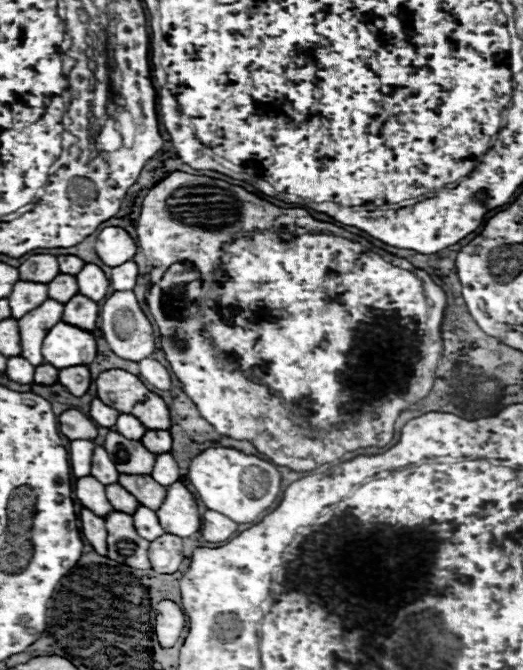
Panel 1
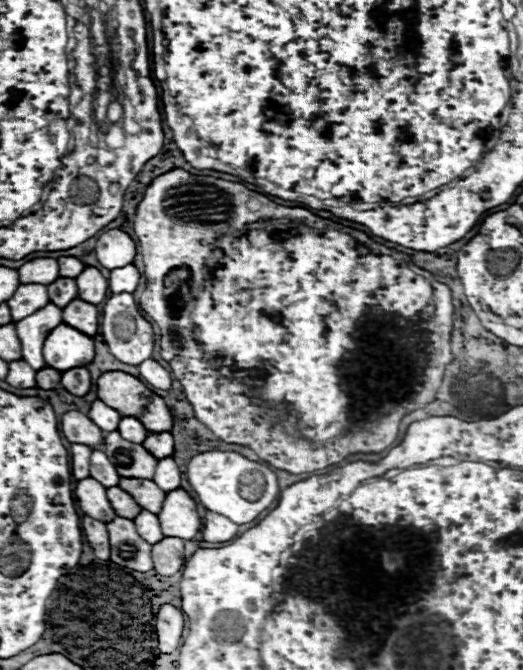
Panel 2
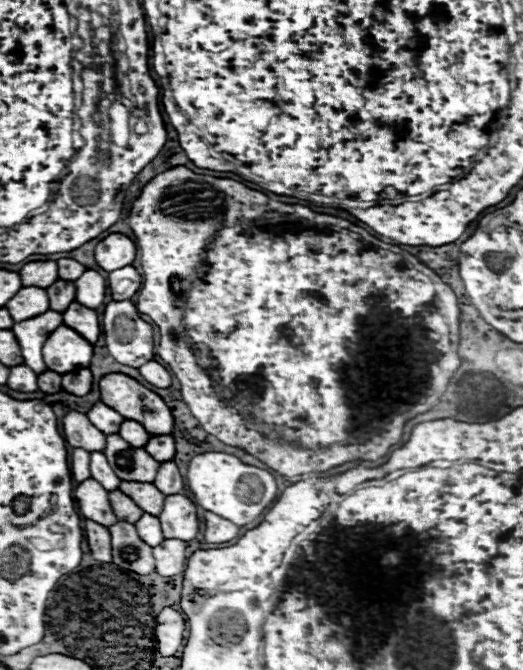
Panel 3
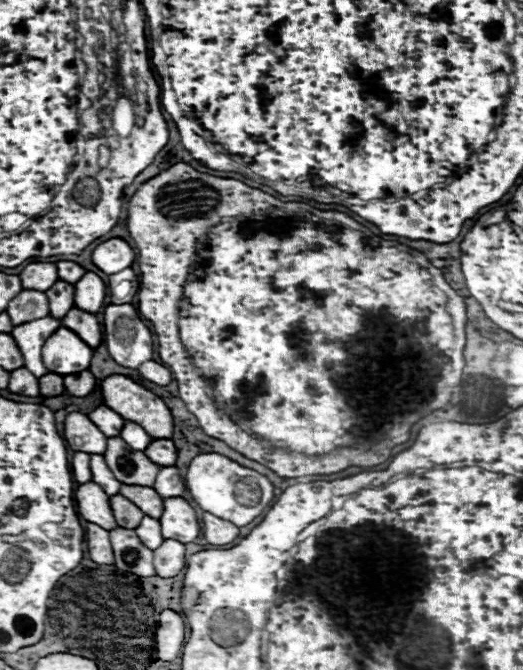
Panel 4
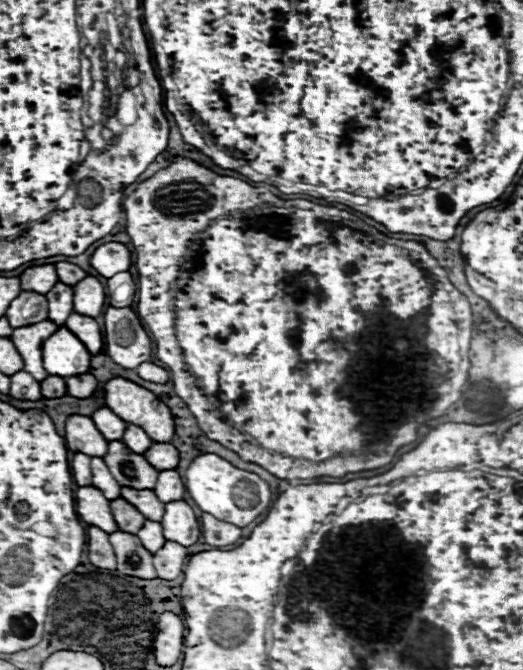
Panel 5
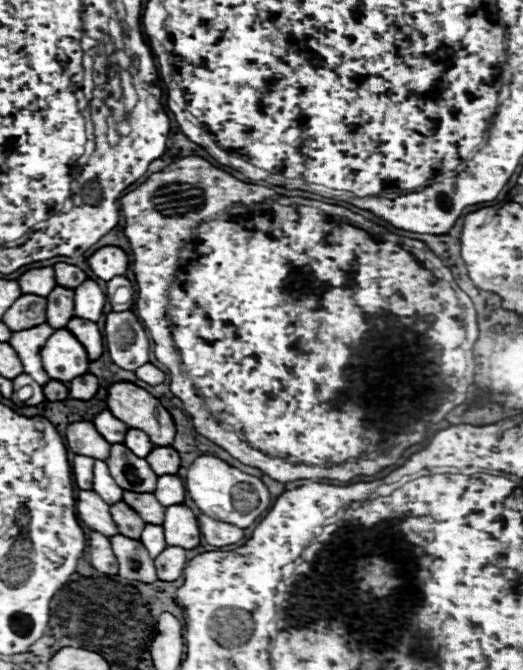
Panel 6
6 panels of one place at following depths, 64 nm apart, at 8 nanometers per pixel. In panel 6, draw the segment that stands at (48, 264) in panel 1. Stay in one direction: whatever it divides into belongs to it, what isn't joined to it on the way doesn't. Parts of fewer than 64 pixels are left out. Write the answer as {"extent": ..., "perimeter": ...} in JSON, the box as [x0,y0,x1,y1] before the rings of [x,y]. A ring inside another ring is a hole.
{"extent":[20,266,56,298],"perimeter":[[[52,266],[34,268],[20,276],[22,294],[38,294],[46,298],[54,290],[54,286],[56,286],[56,276],[54,276]]]}

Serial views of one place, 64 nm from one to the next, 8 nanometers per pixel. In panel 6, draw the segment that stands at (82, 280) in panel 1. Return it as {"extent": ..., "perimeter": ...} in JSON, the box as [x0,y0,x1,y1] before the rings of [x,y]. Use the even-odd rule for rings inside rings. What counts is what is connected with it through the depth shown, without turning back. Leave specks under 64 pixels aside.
{"extent":[74,280,106,322],"perimeter":[[[94,280],[82,282],[82,286],[74,288],[74,316],[98,322],[104,312],[106,294]]]}

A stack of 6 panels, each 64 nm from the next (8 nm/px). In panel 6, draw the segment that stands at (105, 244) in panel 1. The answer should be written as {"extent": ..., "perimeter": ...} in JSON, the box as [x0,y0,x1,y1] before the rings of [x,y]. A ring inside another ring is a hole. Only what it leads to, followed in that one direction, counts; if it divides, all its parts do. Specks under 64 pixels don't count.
{"extent":[88,246,128,280],"perimeter":[[[104,246],[88,258],[88,264],[98,278],[110,280],[128,270],[128,254],[118,246]]]}

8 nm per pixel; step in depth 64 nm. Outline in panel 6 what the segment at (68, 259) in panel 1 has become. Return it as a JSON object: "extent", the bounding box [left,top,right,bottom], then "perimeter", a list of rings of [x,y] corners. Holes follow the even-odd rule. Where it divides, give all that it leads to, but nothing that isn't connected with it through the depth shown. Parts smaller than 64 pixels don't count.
{"extent":[54,262,86,288],"perimeter":[[[66,262],[54,264],[54,272],[56,272],[56,284],[64,288],[76,288],[86,280],[84,270],[80,270],[78,266],[66,264]]]}

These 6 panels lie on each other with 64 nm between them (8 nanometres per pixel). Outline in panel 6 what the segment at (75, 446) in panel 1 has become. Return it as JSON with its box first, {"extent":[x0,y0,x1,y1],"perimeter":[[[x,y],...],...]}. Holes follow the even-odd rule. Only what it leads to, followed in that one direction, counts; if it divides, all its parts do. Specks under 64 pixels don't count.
{"extent":[72,456,94,490],"perimeter":[[[74,456],[74,462],[72,462],[72,474],[74,474],[74,482],[80,490],[90,490],[92,488],[92,466],[94,466],[94,460],[88,458],[88,456]]]}

